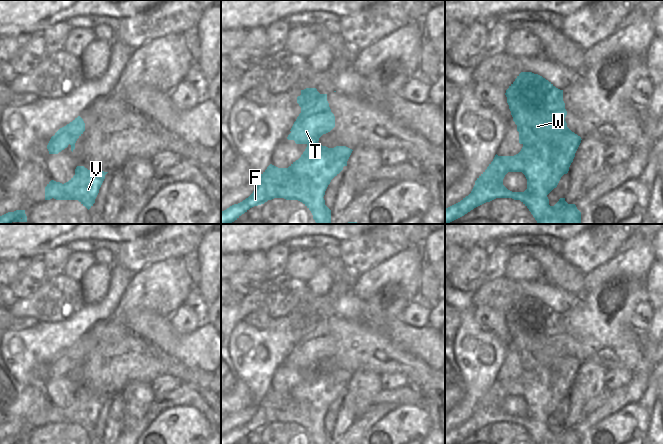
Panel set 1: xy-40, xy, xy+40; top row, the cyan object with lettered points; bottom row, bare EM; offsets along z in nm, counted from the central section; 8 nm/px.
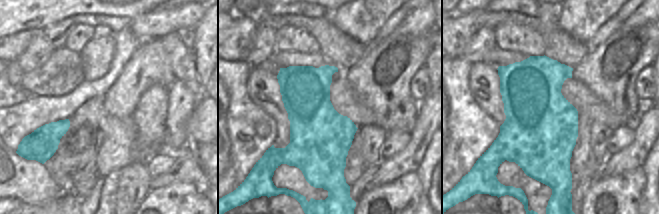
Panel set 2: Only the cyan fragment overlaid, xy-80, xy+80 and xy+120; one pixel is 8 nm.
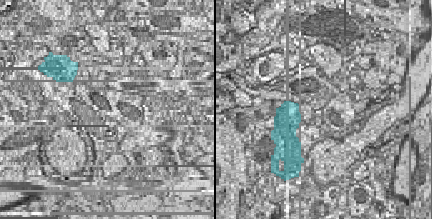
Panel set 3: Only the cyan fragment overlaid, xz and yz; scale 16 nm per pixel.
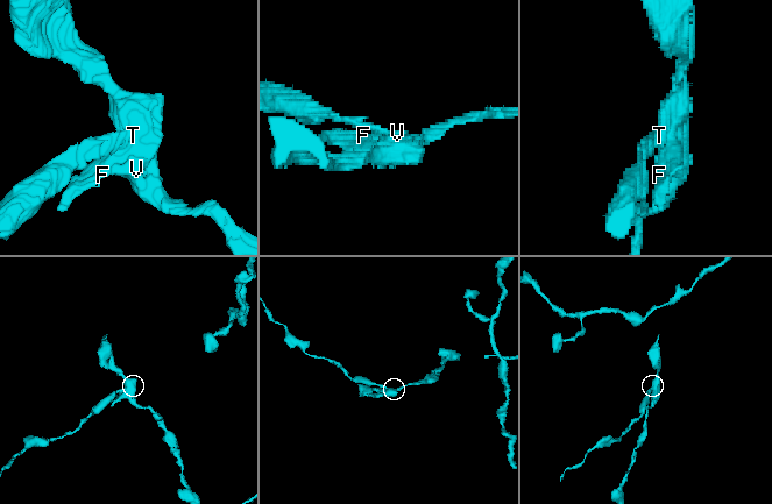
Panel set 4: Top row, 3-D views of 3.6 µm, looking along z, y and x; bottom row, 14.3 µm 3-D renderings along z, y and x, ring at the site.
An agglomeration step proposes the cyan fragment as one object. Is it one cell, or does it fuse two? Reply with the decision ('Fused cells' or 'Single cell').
Fused cells.

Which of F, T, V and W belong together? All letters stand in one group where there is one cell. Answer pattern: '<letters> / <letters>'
F V W / T

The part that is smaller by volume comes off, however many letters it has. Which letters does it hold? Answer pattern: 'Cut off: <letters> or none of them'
Cut off: T

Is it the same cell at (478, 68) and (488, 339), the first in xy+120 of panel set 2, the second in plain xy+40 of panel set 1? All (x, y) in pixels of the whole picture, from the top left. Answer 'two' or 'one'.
two

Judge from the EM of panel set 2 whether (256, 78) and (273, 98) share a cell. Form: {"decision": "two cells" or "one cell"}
{"decision": "one cell"}

